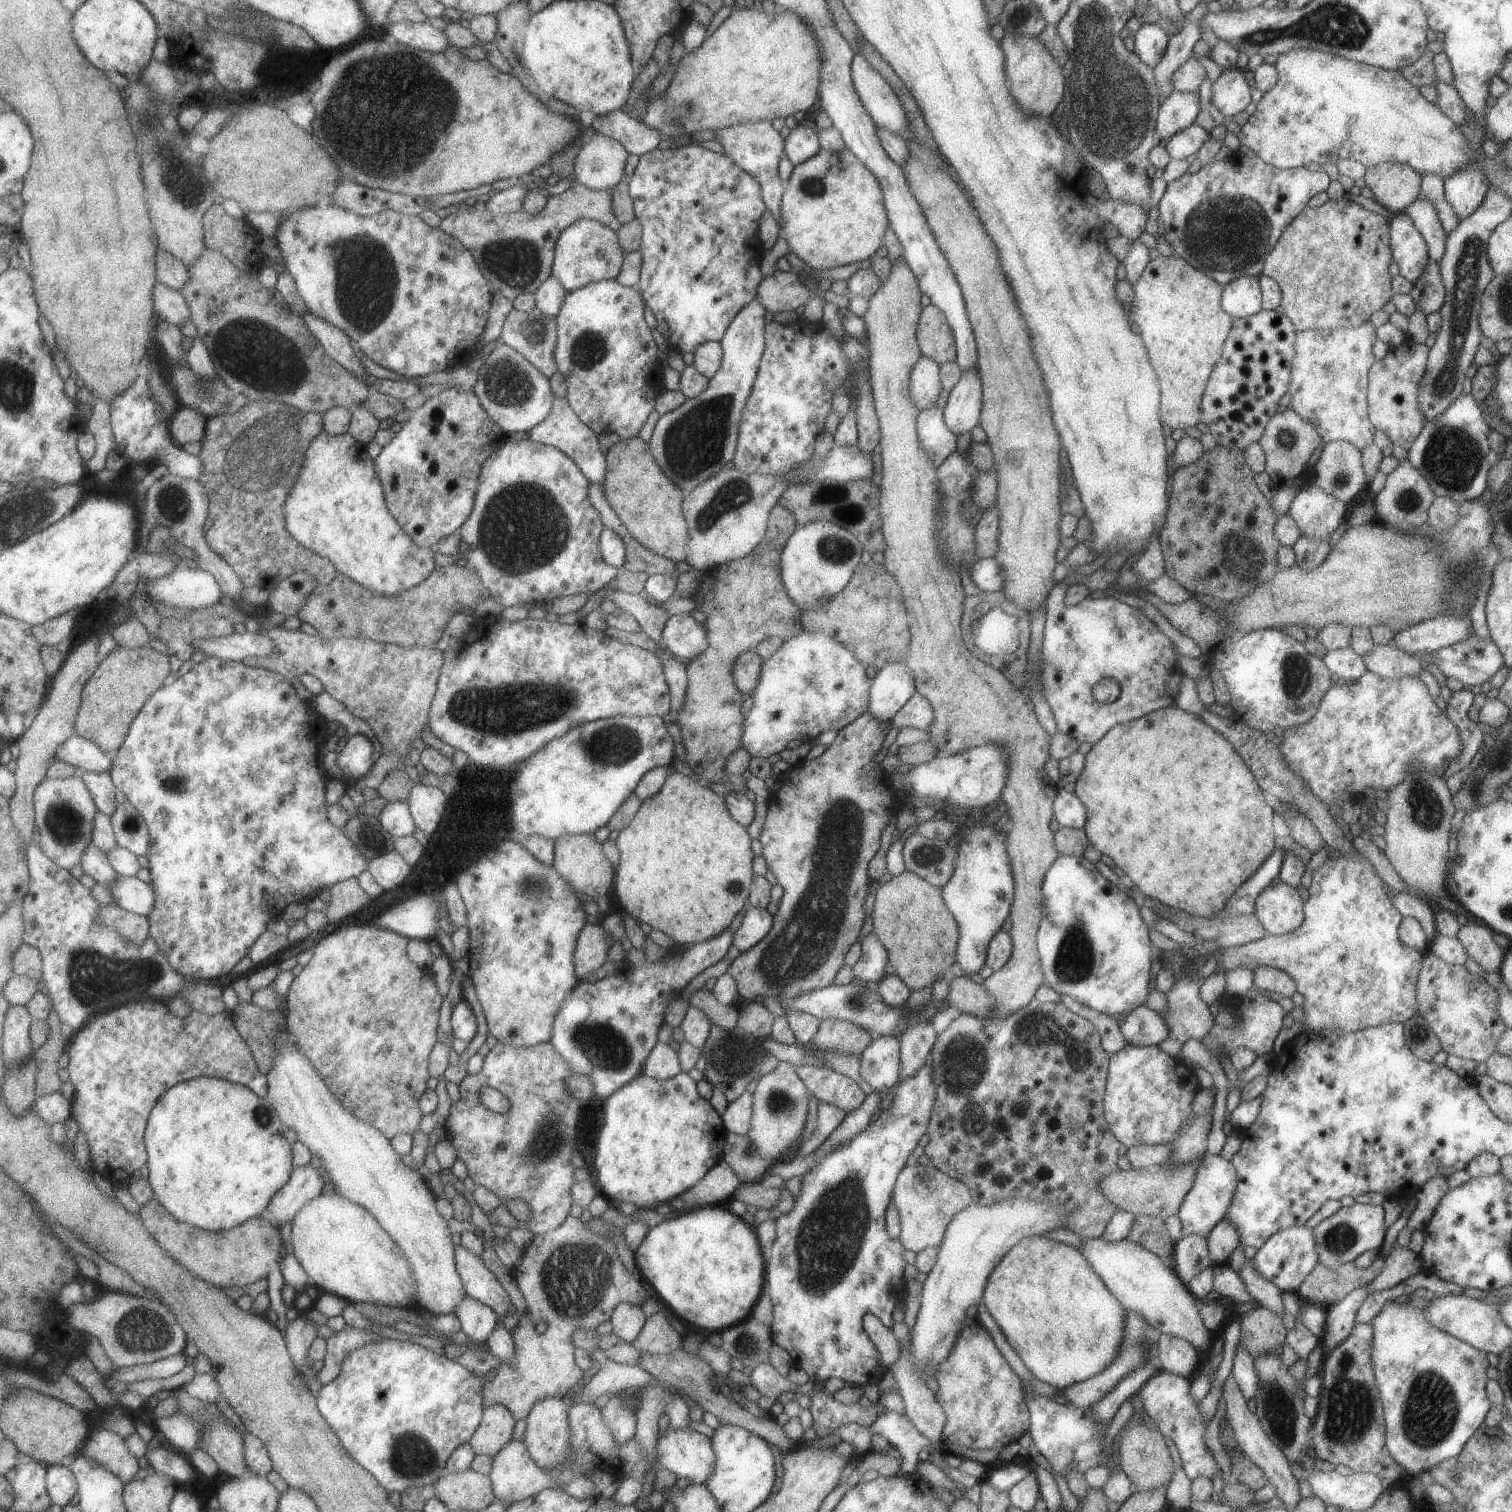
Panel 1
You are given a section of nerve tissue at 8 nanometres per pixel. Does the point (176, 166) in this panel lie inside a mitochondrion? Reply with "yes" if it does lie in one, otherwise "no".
yes

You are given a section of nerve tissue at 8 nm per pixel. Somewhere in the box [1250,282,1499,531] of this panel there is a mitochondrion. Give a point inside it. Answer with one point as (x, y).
(1453, 457)

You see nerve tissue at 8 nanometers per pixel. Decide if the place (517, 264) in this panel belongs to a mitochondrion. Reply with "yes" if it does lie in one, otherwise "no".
yes

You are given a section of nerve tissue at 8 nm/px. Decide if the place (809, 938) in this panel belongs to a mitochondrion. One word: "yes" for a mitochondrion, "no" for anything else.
yes

